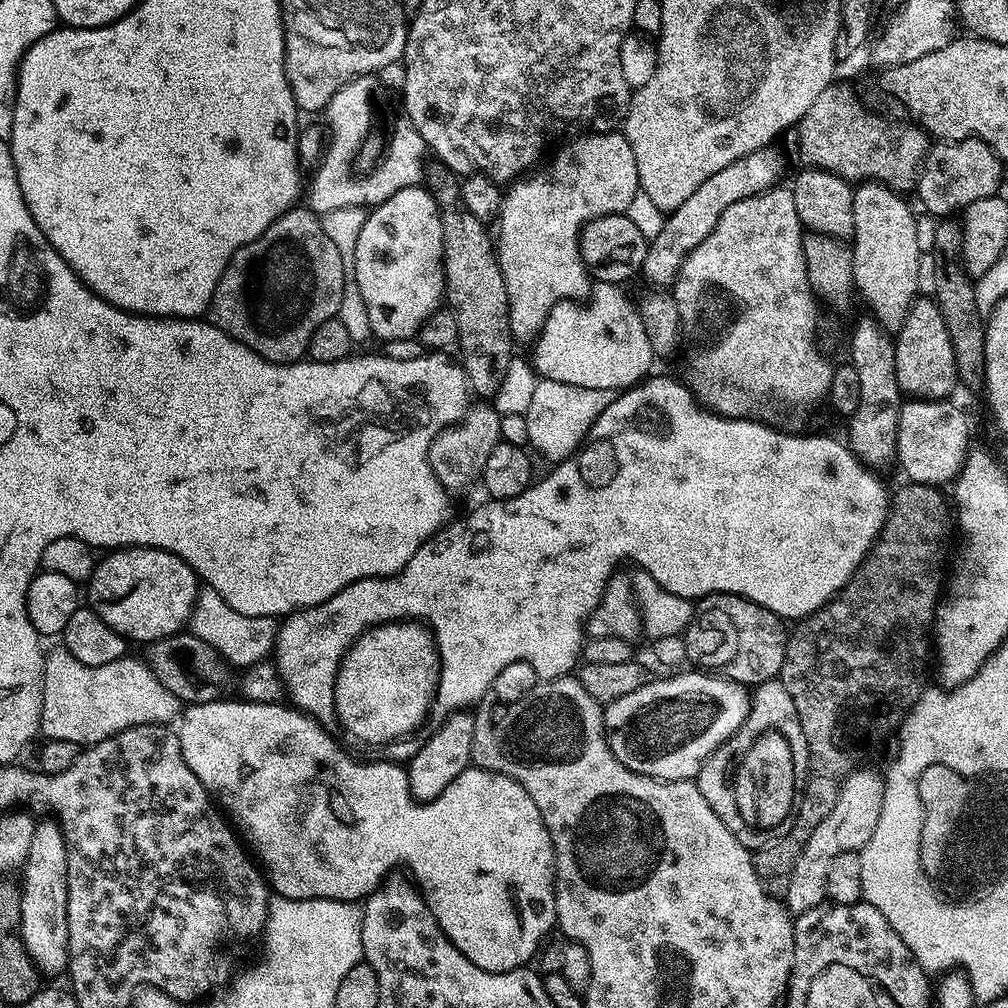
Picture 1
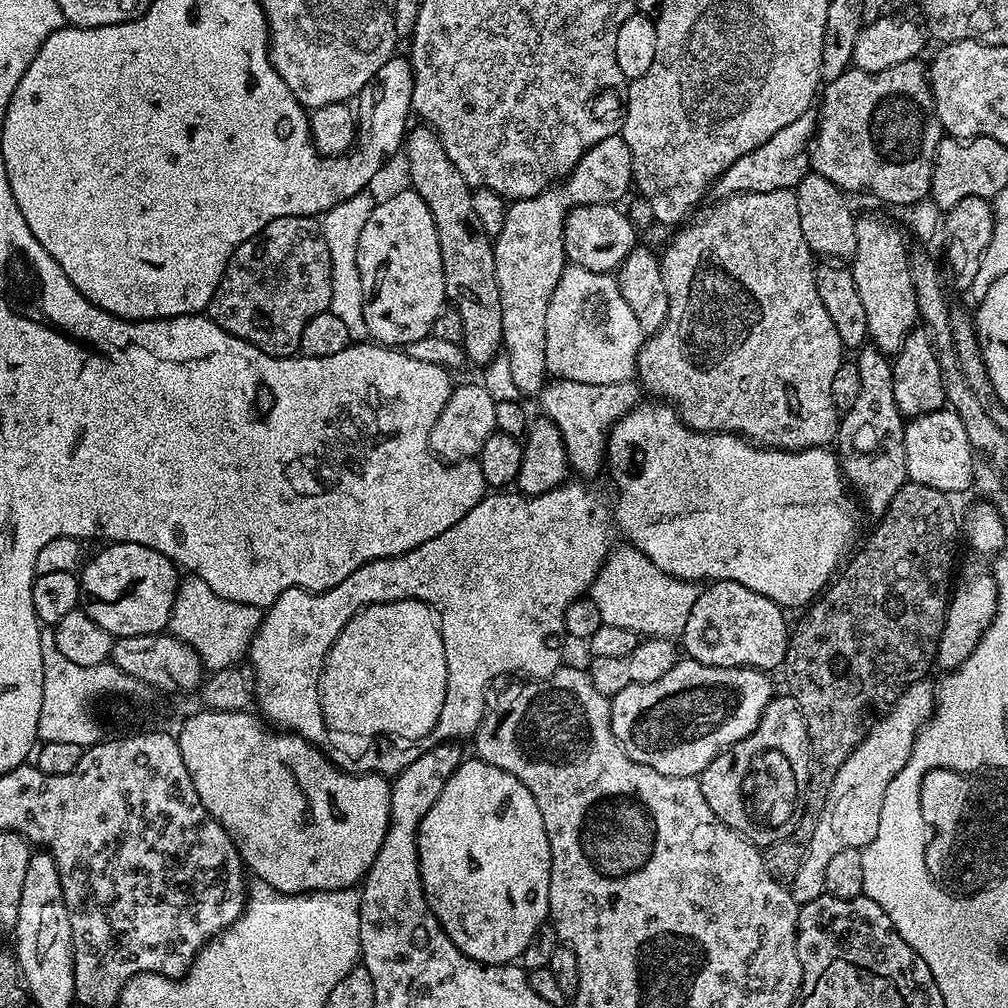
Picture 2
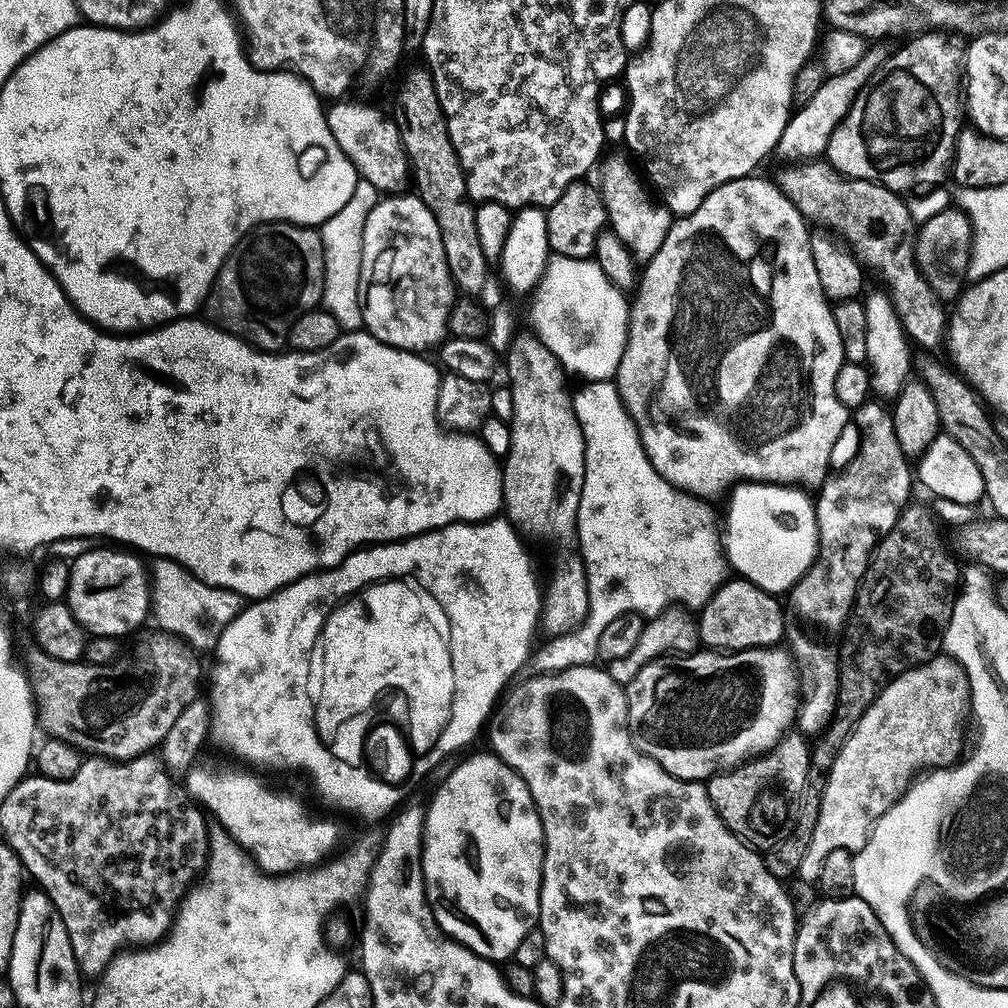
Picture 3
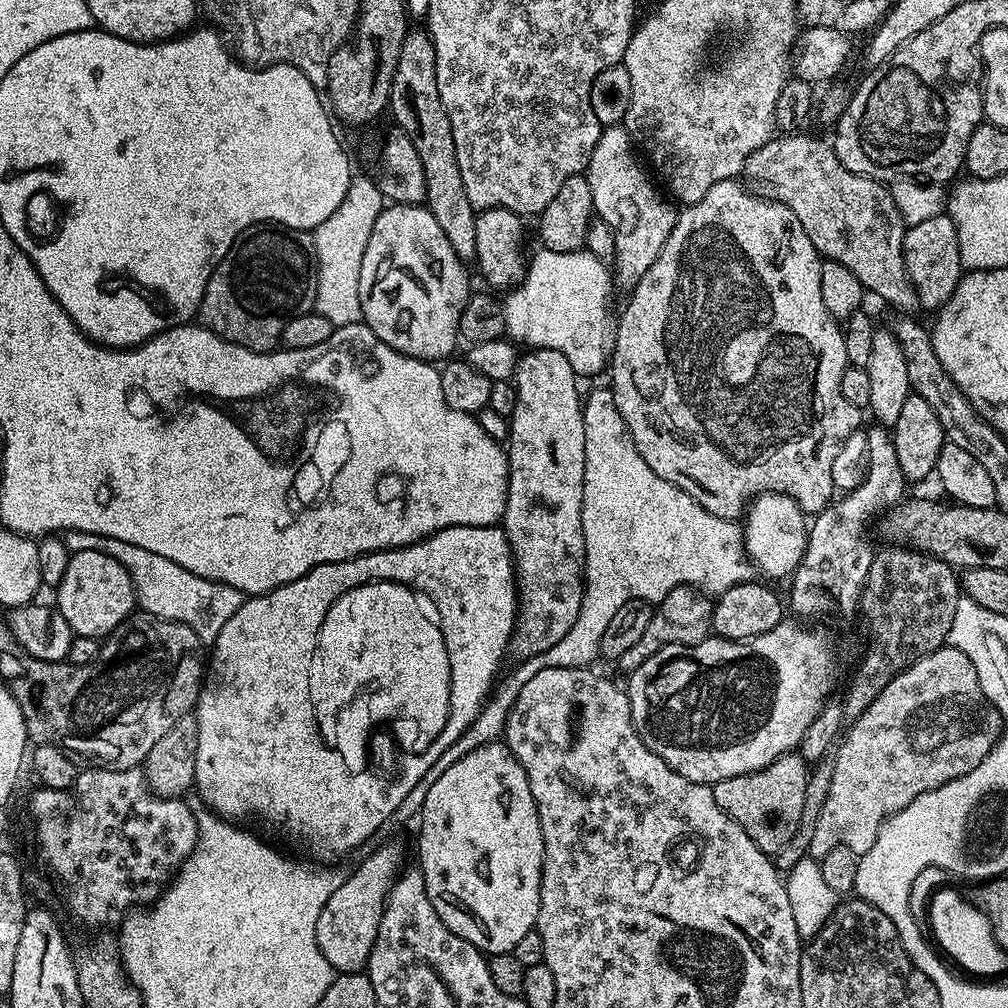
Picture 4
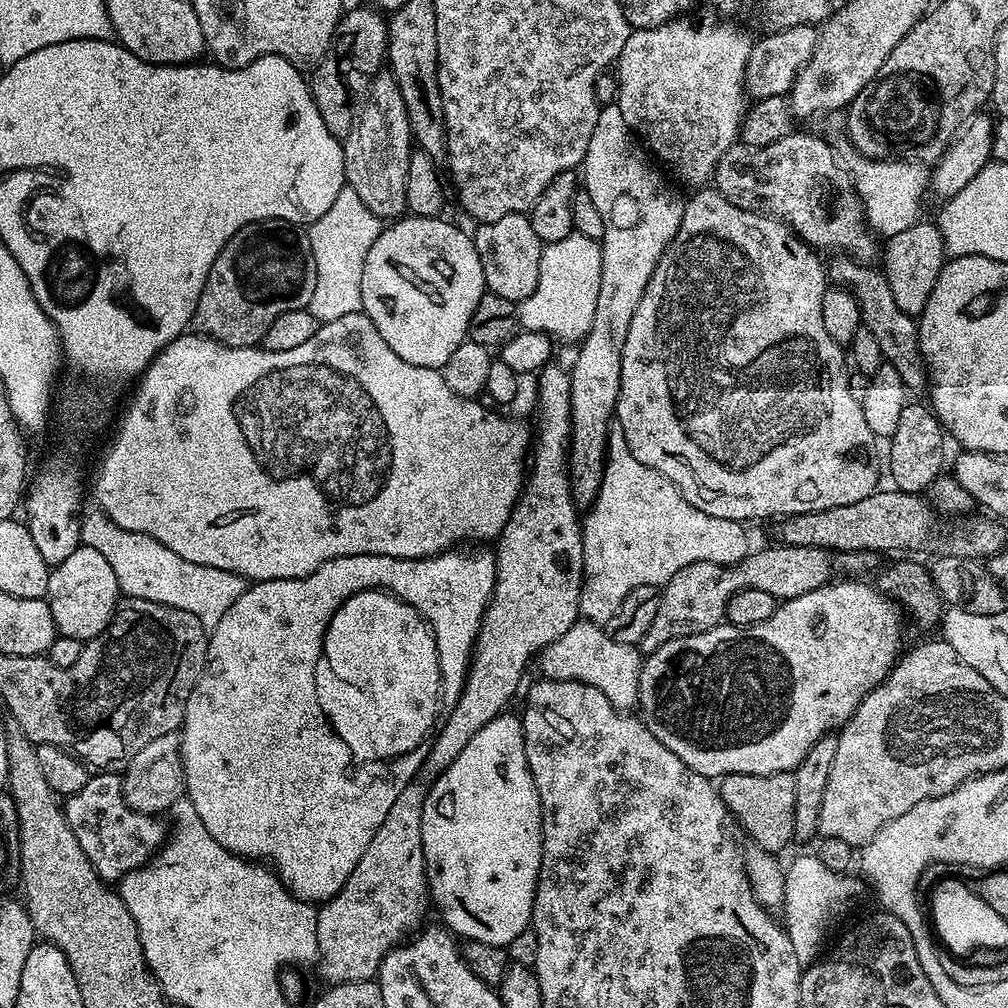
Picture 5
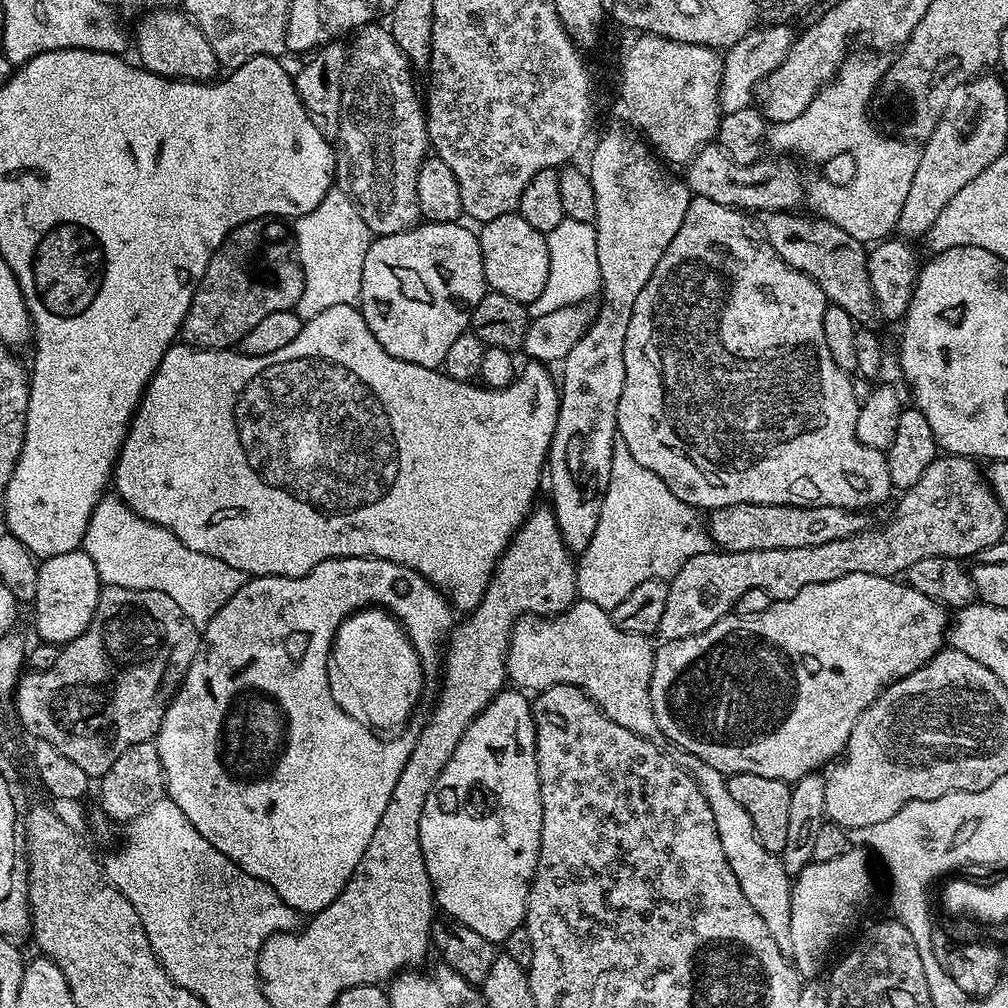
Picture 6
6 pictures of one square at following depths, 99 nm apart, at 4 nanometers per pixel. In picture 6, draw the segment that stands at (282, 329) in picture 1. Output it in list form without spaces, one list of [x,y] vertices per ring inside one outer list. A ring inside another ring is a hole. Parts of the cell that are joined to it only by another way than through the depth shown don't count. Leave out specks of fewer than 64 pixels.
[[[262,216],[258,220],[248,220],[245,224],[240,224],[234,231],[227,236],[222,242],[222,246],[218,246],[212,253],[210,262],[206,266],[206,274],[202,274],[202,282],[198,282],[198,286],[194,290],[194,298],[190,302],[190,310],[186,310],[186,318],[184,324],[180,328],[180,336],[183,343],[193,348],[211,348],[213,350],[228,350],[233,346],[239,345],[242,338],[246,338],[246,334],[250,334],[250,330],[254,330],[254,326],[258,326],[258,322],[262,322],[262,318],[266,318],[266,314],[274,314],[275,312],[291,312],[296,307],[298,298],[302,298],[302,290],[304,289],[304,272],[300,268],[300,261],[294,251],[294,240],[284,229],[285,221],[280,218],[271,216]]]

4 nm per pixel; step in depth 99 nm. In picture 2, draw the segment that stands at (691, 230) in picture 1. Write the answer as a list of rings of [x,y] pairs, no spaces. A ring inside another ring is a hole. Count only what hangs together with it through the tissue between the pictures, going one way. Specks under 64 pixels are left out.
[[[815,111],[803,112],[790,126],[782,126],[778,134],[774,134],[762,146],[744,154],[738,162],[734,162],[719,176],[710,192],[716,198],[727,198],[737,192],[769,192],[770,190],[795,189],[802,178],[810,171],[810,145],[818,127],[818,116]]]

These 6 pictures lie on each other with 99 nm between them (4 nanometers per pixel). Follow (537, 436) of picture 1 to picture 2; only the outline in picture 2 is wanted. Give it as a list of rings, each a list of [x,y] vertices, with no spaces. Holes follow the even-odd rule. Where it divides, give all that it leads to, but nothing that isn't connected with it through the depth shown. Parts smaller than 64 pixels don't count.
[[[556,378],[539,393],[538,399],[544,407],[543,415],[560,428],[564,436],[564,446],[575,467],[577,464],[588,472],[599,470],[600,460],[602,464],[602,457],[606,452],[606,437],[612,425],[637,403],[637,385],[633,384],[591,384]]]

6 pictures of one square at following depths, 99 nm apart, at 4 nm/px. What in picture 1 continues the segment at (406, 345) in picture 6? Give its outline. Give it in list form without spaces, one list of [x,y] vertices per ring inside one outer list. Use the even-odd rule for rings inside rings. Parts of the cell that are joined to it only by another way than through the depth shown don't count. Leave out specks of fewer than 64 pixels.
[[[417,186],[414,188],[403,188],[398,190],[390,198],[386,198],[381,204],[375,205],[369,211],[366,218],[366,226],[362,226],[362,234],[358,234],[358,246],[354,250],[354,258],[350,262],[350,268],[354,273],[354,279],[358,290],[362,294],[362,302],[366,302],[366,314],[370,314],[370,326],[372,327],[372,335],[377,341],[397,340],[398,338],[413,339],[419,333],[422,322],[426,322],[426,318],[430,318],[430,314],[441,307],[442,301],[446,296],[446,285],[444,282],[444,231],[442,230],[442,222],[440,221],[440,213],[442,209],[436,203],[436,199],[428,191],[427,187]]]

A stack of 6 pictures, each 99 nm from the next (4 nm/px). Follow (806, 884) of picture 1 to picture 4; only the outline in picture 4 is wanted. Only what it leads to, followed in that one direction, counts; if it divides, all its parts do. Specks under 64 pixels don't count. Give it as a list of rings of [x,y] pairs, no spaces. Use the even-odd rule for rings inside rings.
[[[951,646],[939,648],[934,650],[934,654],[926,654],[926,658],[899,672],[886,690],[874,698],[869,708],[851,721],[839,745],[840,753],[839,748],[835,753],[832,781],[818,818],[818,826],[814,826],[808,856],[825,856],[834,850],[834,846],[850,846],[850,850],[857,854],[870,850],[889,816],[901,812],[910,806],[910,802],[914,802],[914,798],[934,790],[938,785],[970,774],[970,770],[974,770],[974,766],[978,766],[978,762],[982,762],[982,758],[986,758],[986,754],[990,754],[996,745],[1001,727],[1000,713],[982,694],[974,662],[970,662],[962,650]]]

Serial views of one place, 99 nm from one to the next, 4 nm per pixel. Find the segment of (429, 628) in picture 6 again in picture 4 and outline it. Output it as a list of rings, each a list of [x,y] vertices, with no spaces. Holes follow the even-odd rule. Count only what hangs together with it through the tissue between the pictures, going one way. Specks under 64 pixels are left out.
[[[454,526],[453,528],[444,528],[424,540],[419,540],[417,544],[408,544],[405,548],[387,548],[381,552],[364,552],[360,556],[346,558],[342,562],[330,562],[322,566],[314,566],[314,570],[310,570],[302,578],[298,578],[294,582],[286,582],[269,592],[249,595],[245,599],[244,605],[234,614],[234,618],[230,618],[230,622],[226,622],[226,626],[222,626],[218,638],[211,645],[210,659],[206,664],[206,675],[200,689],[200,697],[196,699],[194,715],[198,722],[198,750],[194,762],[194,774],[196,775],[194,792],[197,792],[204,799],[201,800],[203,807],[212,809],[216,815],[223,818],[257,816],[258,819],[265,820],[266,823],[273,824],[276,828],[281,828],[286,835],[301,840],[317,856],[313,857],[320,862],[336,862],[339,856],[344,856],[347,852],[362,847],[383,824],[384,826],[387,825],[391,814],[398,809],[406,794],[417,783],[418,778],[421,778],[422,774],[437,761],[438,756],[467,730],[467,726],[464,724],[446,724],[446,726],[442,726],[442,734],[438,734],[438,738],[434,738],[434,742],[430,742],[430,746],[426,746],[426,750],[413,752],[408,755],[405,761],[402,761],[398,769],[398,778],[392,781],[387,781],[386,778],[377,778],[376,775],[350,774],[350,770],[342,762],[342,758],[338,754],[326,750],[326,746],[320,737],[320,727],[316,725],[316,711],[310,698],[310,662],[314,654],[318,630],[322,626],[330,606],[334,606],[334,602],[338,602],[338,598],[342,598],[342,594],[346,594],[363,584],[381,580],[401,581],[415,591],[425,592],[432,599],[440,615],[440,625],[444,631],[444,641],[446,642],[446,654],[450,660],[497,660],[501,665],[505,663],[510,652],[512,631],[516,628],[516,614],[518,611],[516,574],[508,539],[504,537],[504,529],[500,526],[489,526],[487,528]]]

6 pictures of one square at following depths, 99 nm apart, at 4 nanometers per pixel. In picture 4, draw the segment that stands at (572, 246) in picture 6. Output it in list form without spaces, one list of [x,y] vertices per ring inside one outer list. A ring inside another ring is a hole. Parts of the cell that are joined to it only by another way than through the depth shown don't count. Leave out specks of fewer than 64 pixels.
[[[541,247],[536,253],[531,253],[530,259],[526,264],[526,271],[523,280],[507,293],[508,297],[503,297],[502,307],[505,318],[504,336],[515,342],[517,345],[527,346],[529,349],[549,348],[550,350],[558,350],[558,354],[566,354],[566,362],[570,362],[570,366],[576,371],[577,377],[596,376],[600,371],[605,371],[606,365],[610,360],[610,320],[608,324],[608,280],[610,284],[610,268],[598,258],[594,258],[594,254],[590,254],[587,250],[579,252],[559,252],[558,250],[546,250]]]

